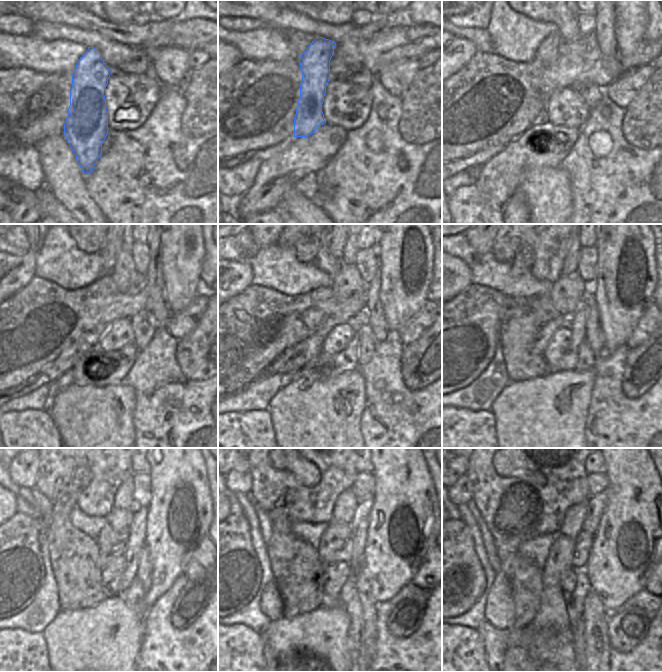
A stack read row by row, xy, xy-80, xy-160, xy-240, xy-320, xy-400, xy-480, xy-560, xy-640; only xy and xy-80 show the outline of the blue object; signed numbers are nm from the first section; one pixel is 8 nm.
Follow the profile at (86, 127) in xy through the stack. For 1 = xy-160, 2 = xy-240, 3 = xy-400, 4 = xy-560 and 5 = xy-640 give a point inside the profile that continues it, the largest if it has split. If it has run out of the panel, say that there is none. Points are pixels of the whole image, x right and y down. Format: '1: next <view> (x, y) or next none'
1: next xy-160 (546, 53)
2: next xy-240 (109, 251)
3: next none
4: next none
5: next none

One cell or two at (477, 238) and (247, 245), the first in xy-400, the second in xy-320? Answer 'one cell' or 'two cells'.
two cells

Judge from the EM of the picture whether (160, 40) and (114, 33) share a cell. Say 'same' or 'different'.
same

